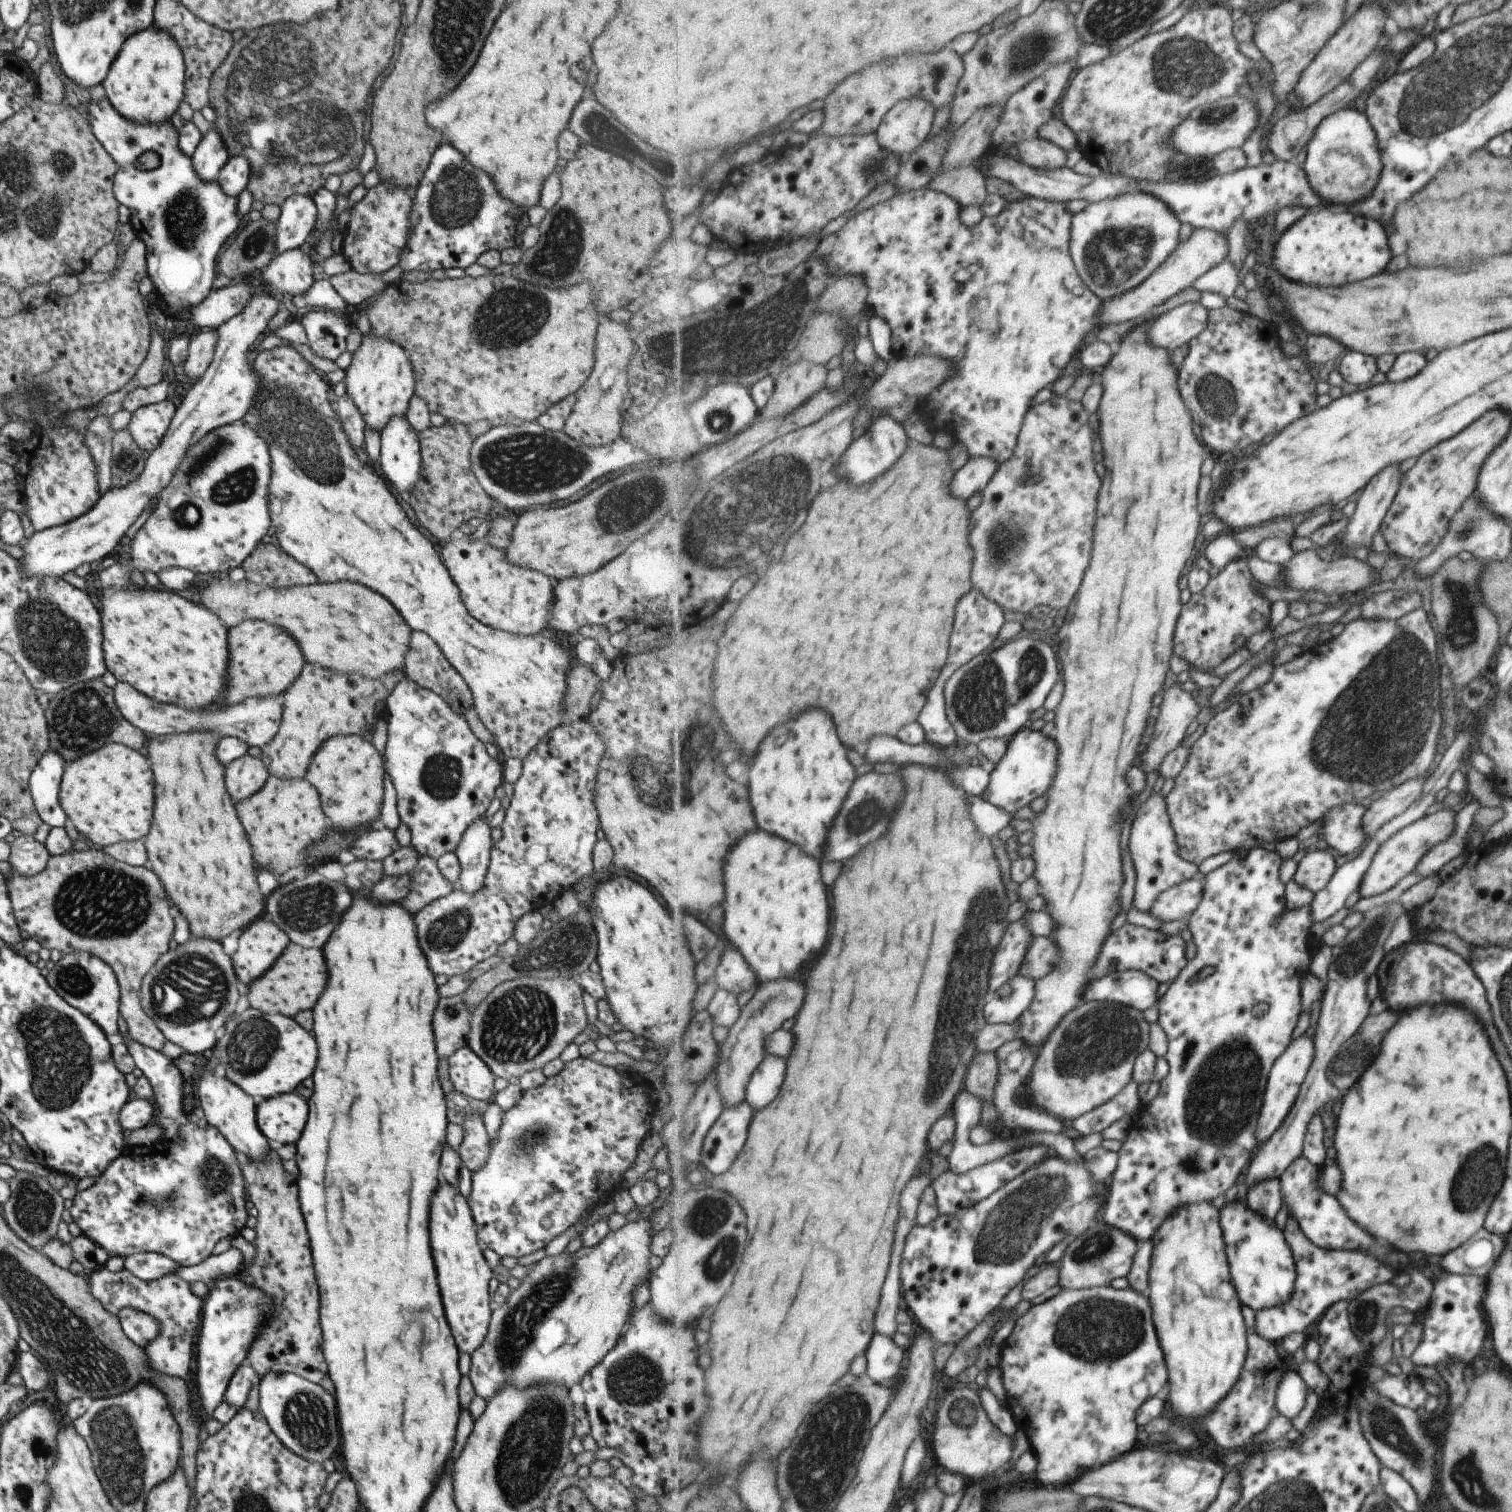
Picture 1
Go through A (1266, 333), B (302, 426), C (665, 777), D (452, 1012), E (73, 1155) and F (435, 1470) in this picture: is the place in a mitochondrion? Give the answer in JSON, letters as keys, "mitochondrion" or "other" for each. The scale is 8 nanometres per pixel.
{"A":"other","B":"mitochondrion","C":"mitochondrion","D":"mitochondrion","E":"other","F":"other"}

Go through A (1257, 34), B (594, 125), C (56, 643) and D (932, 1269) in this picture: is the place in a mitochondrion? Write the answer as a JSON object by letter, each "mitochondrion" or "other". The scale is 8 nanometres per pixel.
{"A":"other","B":"mitochondrion","C":"mitochondrion","D":"other"}

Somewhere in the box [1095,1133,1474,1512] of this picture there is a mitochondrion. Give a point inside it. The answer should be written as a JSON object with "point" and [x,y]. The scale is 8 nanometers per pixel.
{"point":[1384,1425]}

